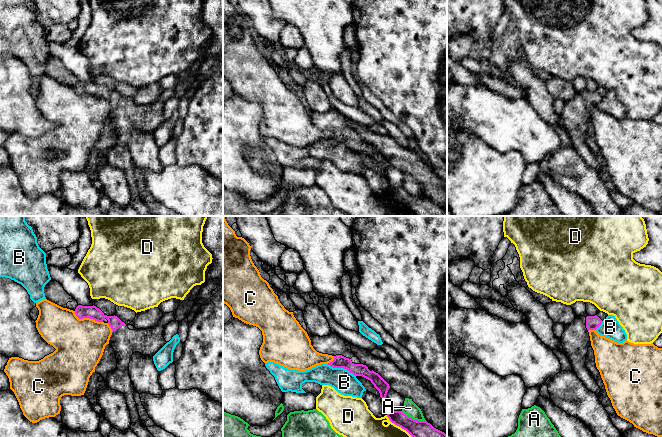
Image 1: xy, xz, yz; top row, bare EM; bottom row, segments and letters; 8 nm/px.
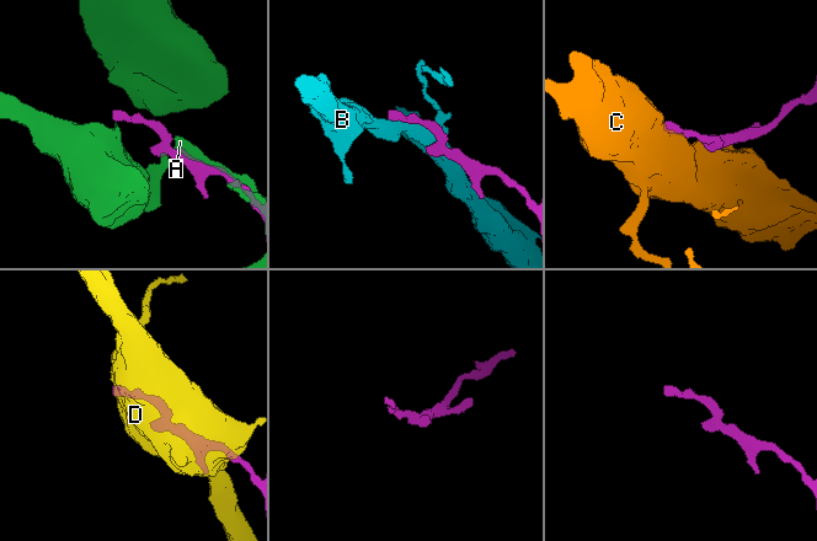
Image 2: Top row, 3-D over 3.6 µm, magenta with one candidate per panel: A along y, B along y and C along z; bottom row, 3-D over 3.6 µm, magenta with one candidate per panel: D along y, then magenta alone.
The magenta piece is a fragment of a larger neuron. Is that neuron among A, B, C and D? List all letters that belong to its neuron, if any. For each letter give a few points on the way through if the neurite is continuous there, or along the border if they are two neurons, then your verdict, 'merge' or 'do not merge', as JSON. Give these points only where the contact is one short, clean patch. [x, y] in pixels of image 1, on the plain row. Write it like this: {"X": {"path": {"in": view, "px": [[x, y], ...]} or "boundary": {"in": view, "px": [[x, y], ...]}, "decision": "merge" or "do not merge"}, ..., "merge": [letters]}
{"A": {"decision": "do not merge"}, "B": {"decision": "do not merge"}, "C": {"decision": "do not merge"}, "D": {"decision": "do not merge"}, "merge": []}

